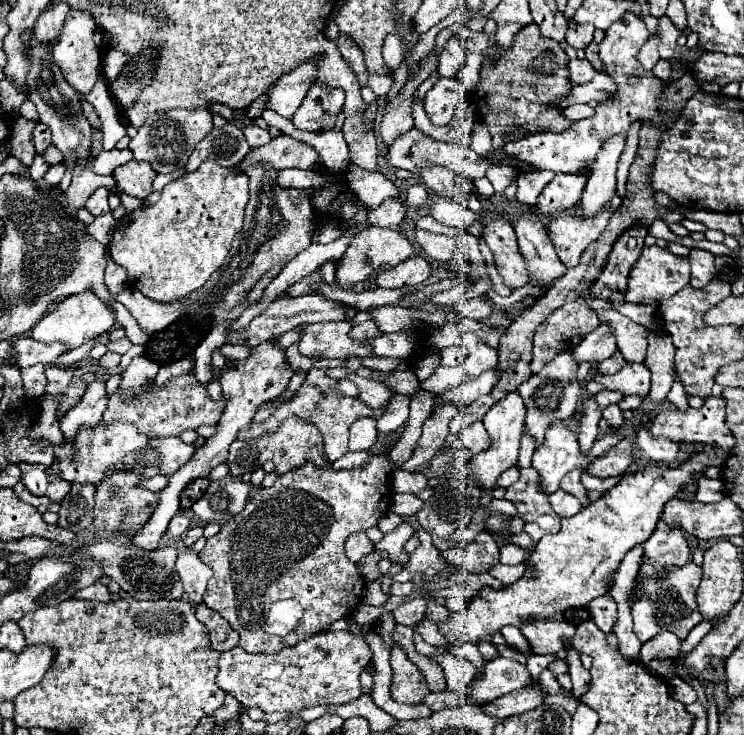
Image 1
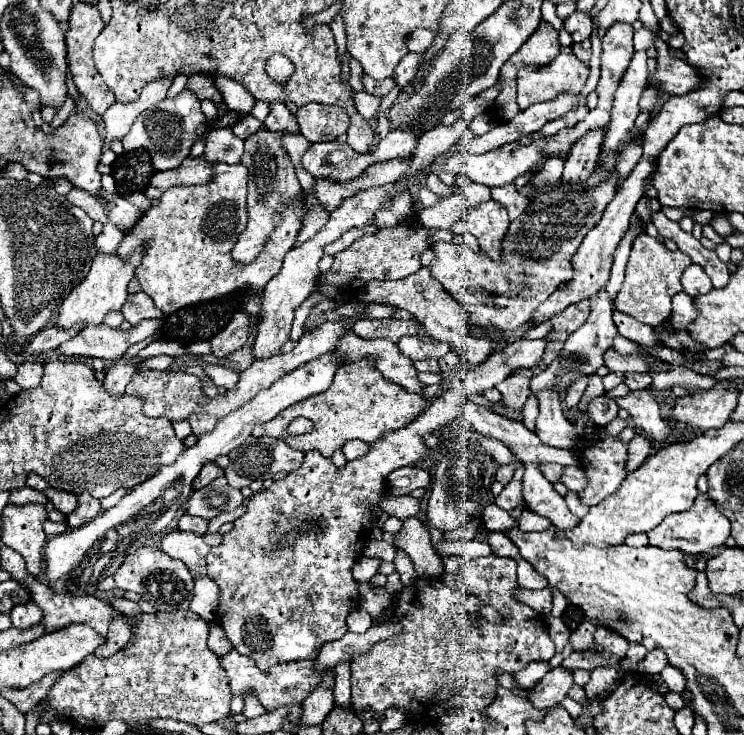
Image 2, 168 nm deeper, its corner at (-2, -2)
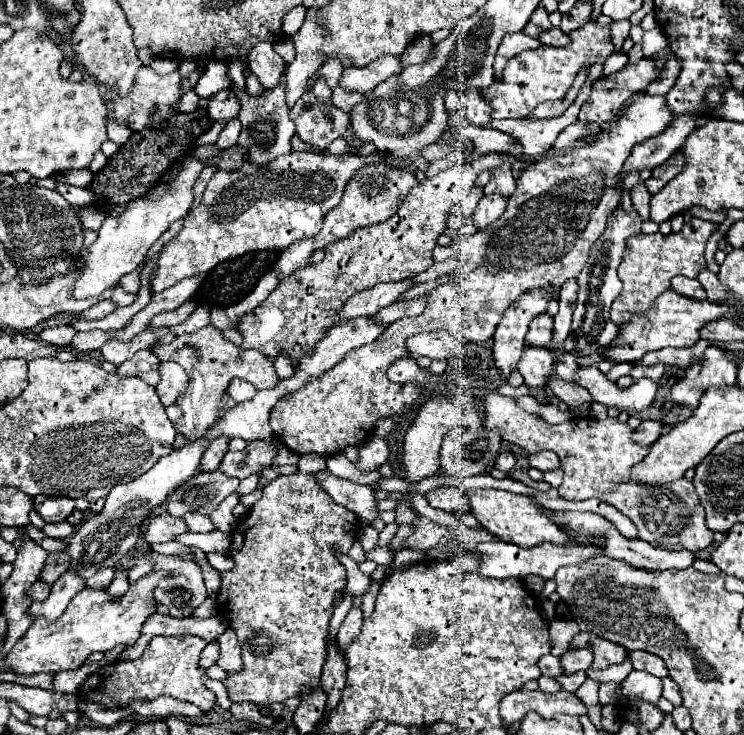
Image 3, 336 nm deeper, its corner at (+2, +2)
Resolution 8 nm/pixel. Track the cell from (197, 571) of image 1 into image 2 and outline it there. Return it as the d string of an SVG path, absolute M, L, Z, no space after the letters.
M174 531L162 539L160 549L168 553L172 559L182 561L194 579L206 575L206 555L210 547L204 543L202 535Z

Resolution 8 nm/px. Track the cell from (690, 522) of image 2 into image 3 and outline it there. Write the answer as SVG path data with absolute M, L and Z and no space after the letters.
M496 391L482 397L482 403L484 403L484 413L486 413L484 425L490 429L498 429L502 433L504 441L522 447L526 453L548 449L558 455L558 459L562 463L562 471L564 471L564 481L558 487L560 497L572 499L572 501L584 501L584 499L596 497L608 505L616 507L638 527L638 539L650 543L652 547L688 549L688 551L696 553L700 549L706 549L712 543L714 533L704 525L706 513L704 513L704 507L698 503L698 495L690 481L678 479L676 483L668 483L668 487L656 487L658 491L650 491L650 493L646 493L646 489L640 487L640 483L632 483L630 469L648 455L648 447L640 447L638 443L632 443L632 429L628 427L628 423L620 423L618 419L610 419L610 417L604 421L594 419L594 417L574 417L574 419L552 425L552 423L546 423L542 417L530 415L524 409L520 409L516 405L516 399L504 397Z

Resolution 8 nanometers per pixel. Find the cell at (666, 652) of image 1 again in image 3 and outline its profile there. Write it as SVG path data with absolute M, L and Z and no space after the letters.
M628 651L628 657L632 661L632 667L636 671L646 671L650 675L656 675L660 679L668 677L668 669L664 667L664 661L648 651Z

